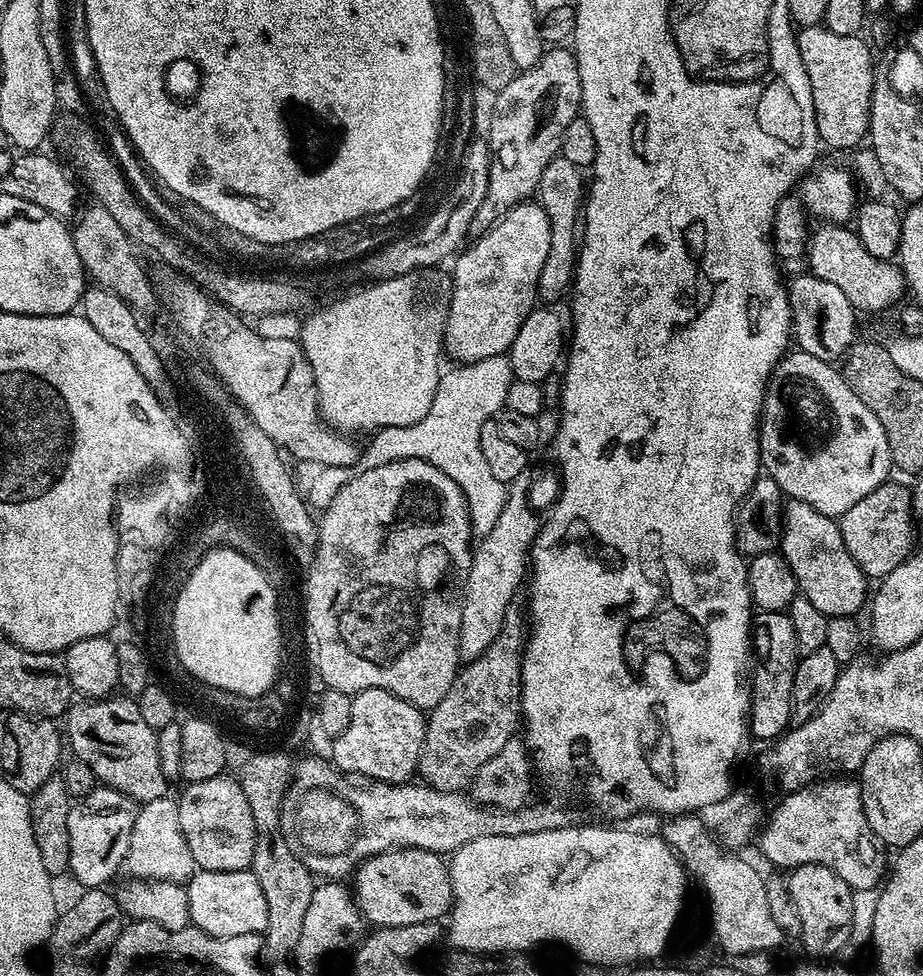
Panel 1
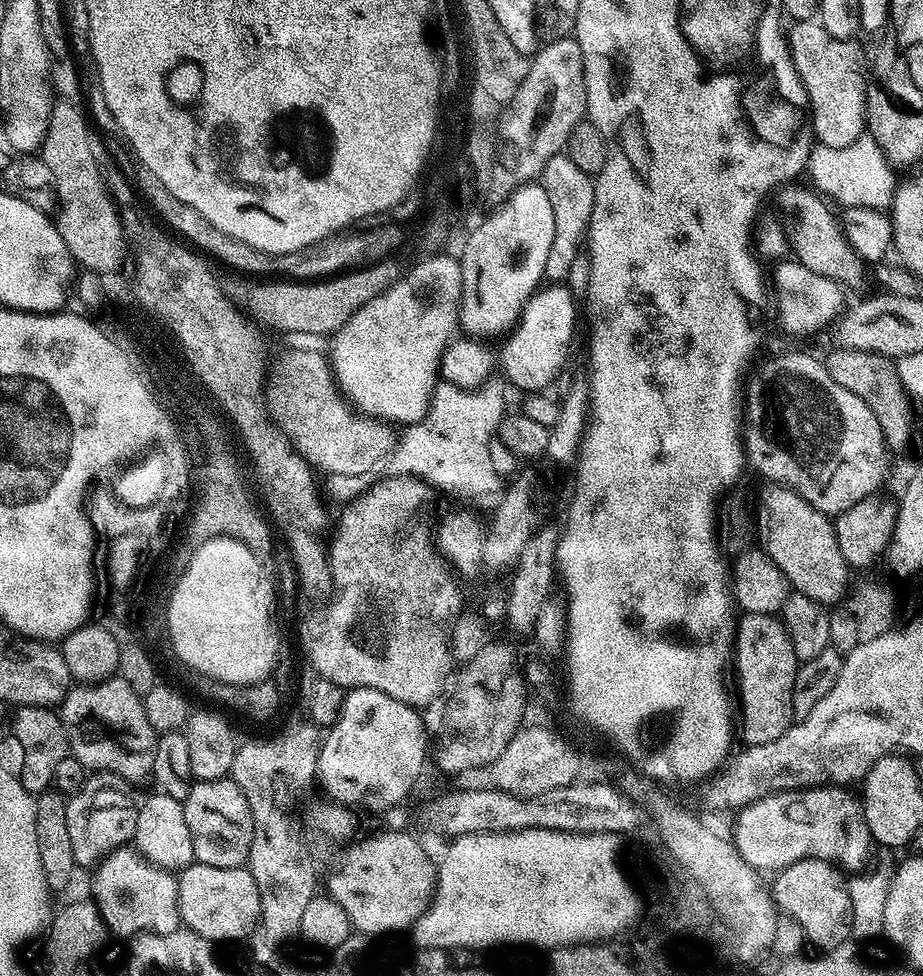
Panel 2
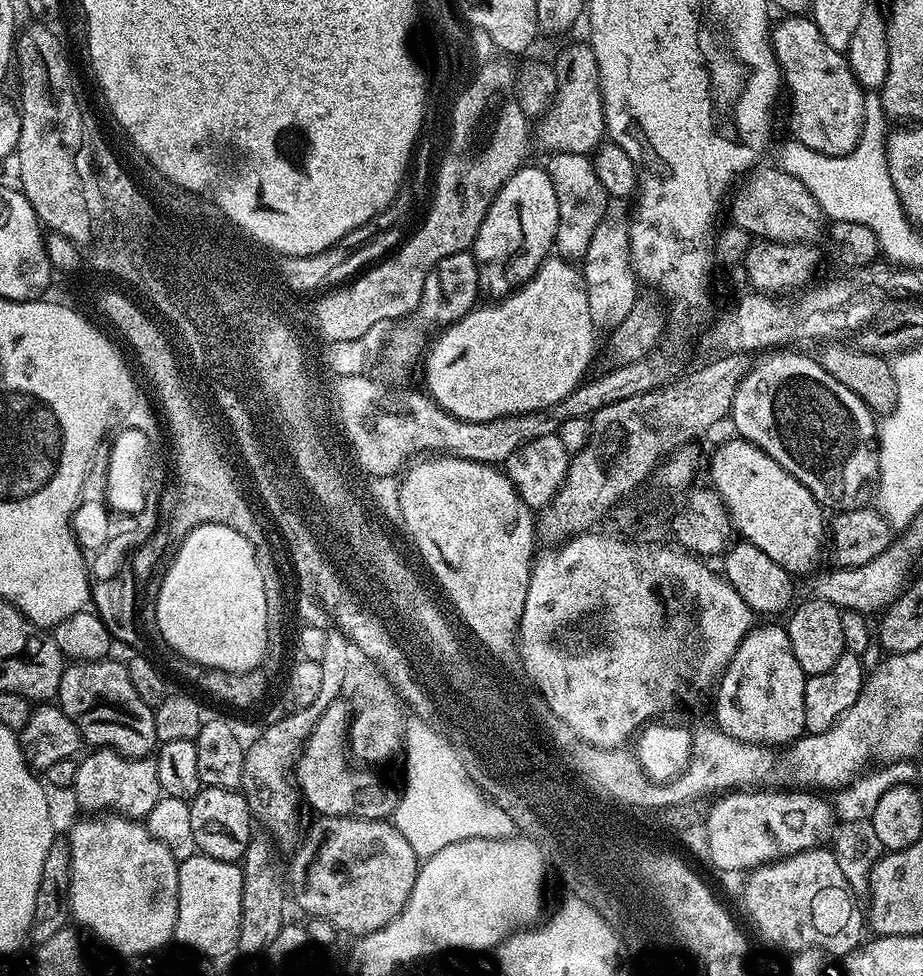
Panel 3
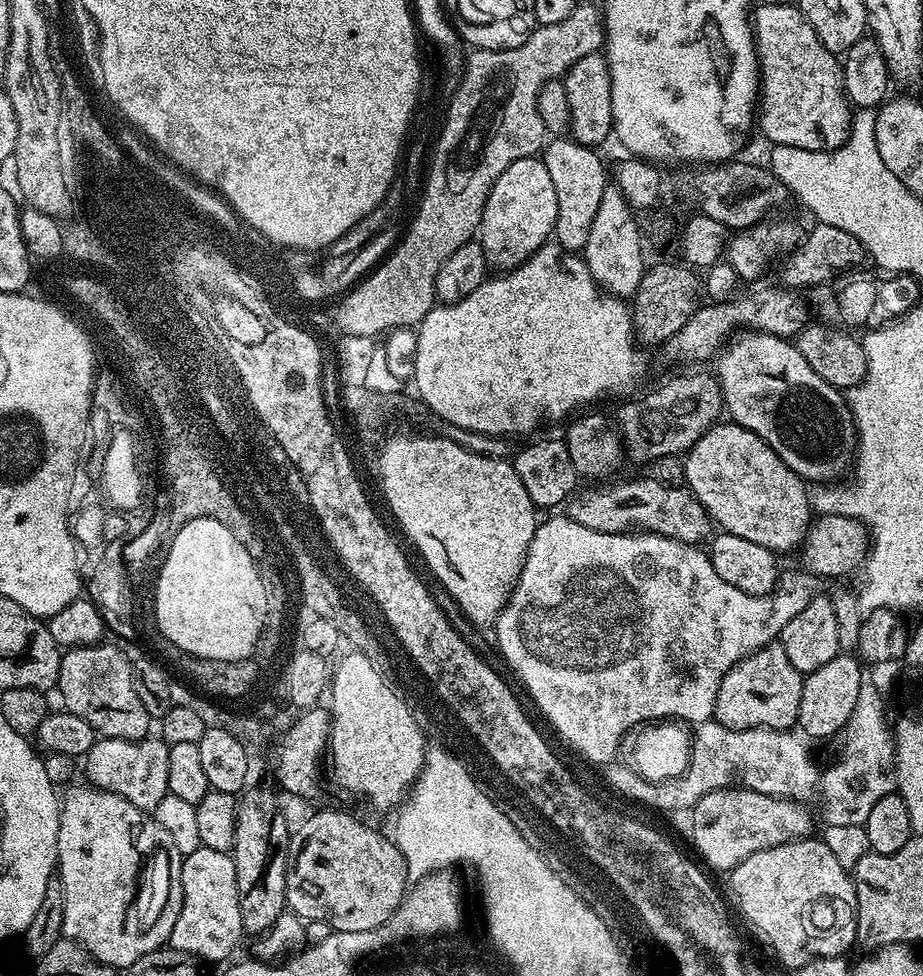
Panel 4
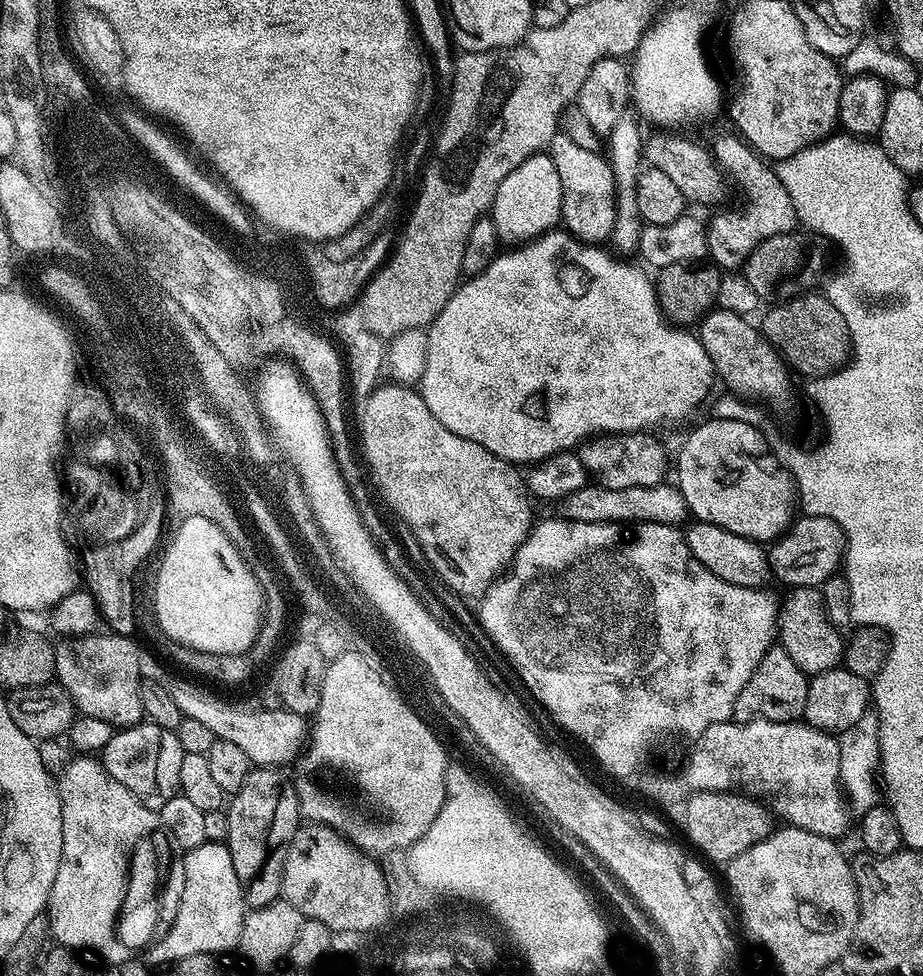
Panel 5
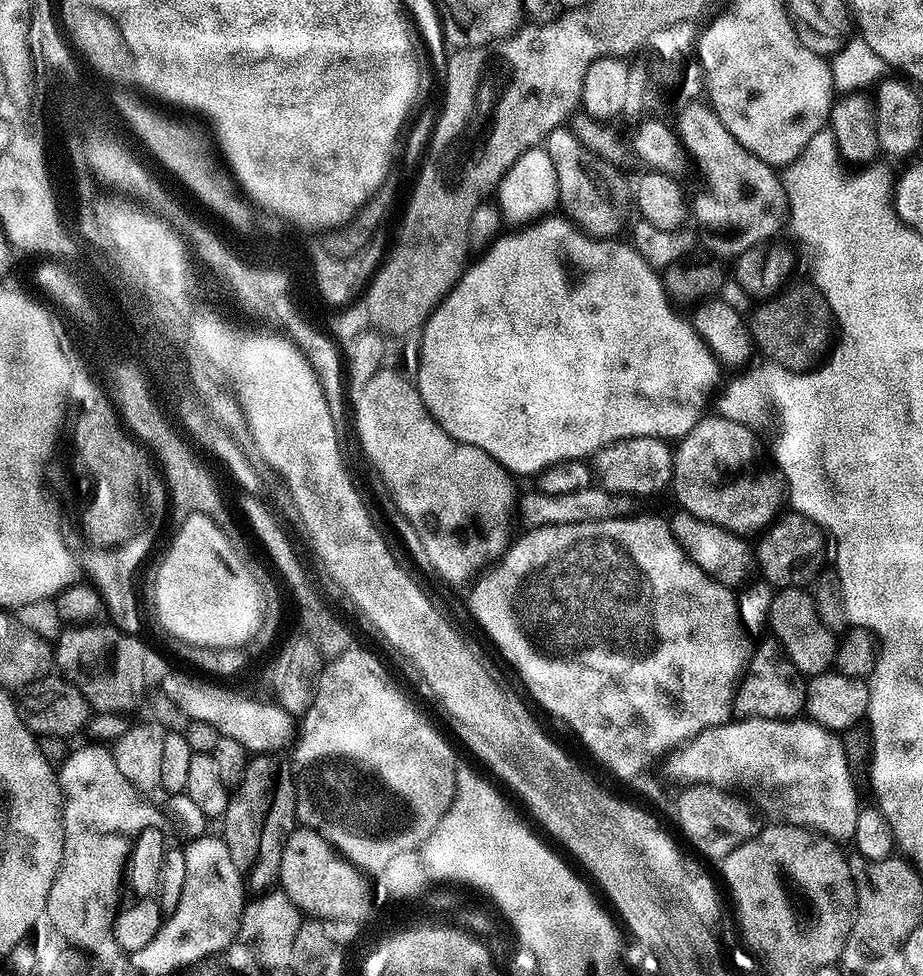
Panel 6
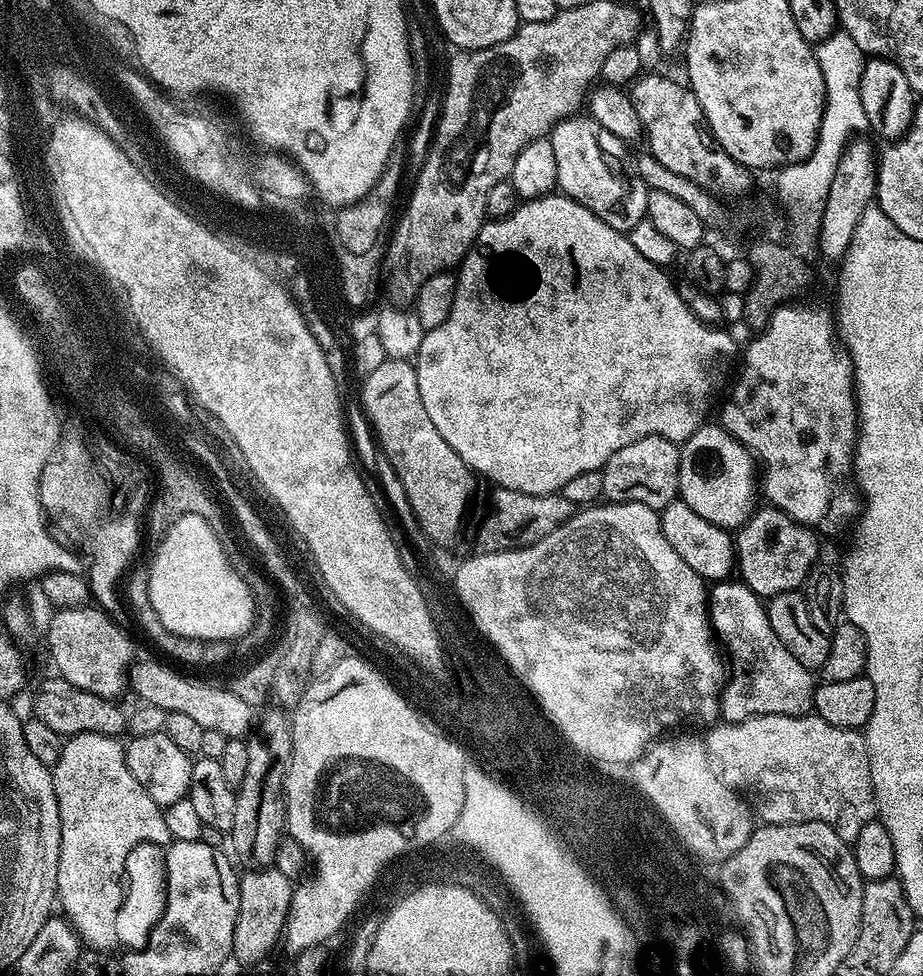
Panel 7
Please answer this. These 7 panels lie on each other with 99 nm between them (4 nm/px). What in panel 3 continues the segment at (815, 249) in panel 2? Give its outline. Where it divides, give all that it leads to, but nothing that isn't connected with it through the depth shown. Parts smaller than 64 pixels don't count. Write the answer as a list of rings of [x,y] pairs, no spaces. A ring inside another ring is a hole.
[[[757,167],[735,189],[731,197],[731,200],[733,199],[731,223],[746,230],[749,237],[763,238],[774,244],[816,242],[819,236],[821,239],[826,228],[826,217],[818,206],[814,194],[810,194],[810,190],[806,190],[806,186],[802,186],[802,182],[794,178],[794,174],[786,174],[783,168],[764,167]]]

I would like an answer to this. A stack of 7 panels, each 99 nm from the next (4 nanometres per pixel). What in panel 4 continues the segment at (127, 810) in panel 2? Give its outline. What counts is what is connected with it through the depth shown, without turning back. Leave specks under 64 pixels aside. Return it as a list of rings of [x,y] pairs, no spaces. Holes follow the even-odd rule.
[[[100,738],[86,757],[88,763],[87,779],[97,788],[118,794],[126,802],[145,810],[154,810],[164,796],[169,795],[170,778],[169,745],[163,739],[145,738],[142,740],[123,740],[122,738]]]

